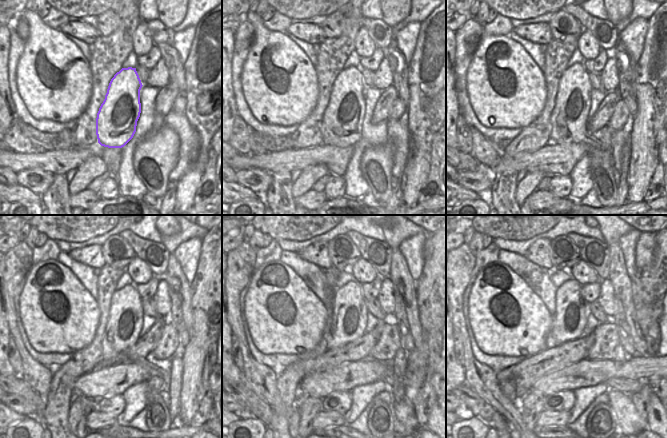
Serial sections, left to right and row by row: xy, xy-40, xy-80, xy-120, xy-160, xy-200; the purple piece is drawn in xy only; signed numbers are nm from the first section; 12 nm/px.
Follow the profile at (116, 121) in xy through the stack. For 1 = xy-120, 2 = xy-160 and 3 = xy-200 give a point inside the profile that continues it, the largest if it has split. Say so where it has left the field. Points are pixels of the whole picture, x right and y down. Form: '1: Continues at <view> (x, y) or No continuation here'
1: Continues at xy-120 (125, 320)
2: Continues at xy-160 (347, 322)
3: Continues at xy-200 (570, 319)

